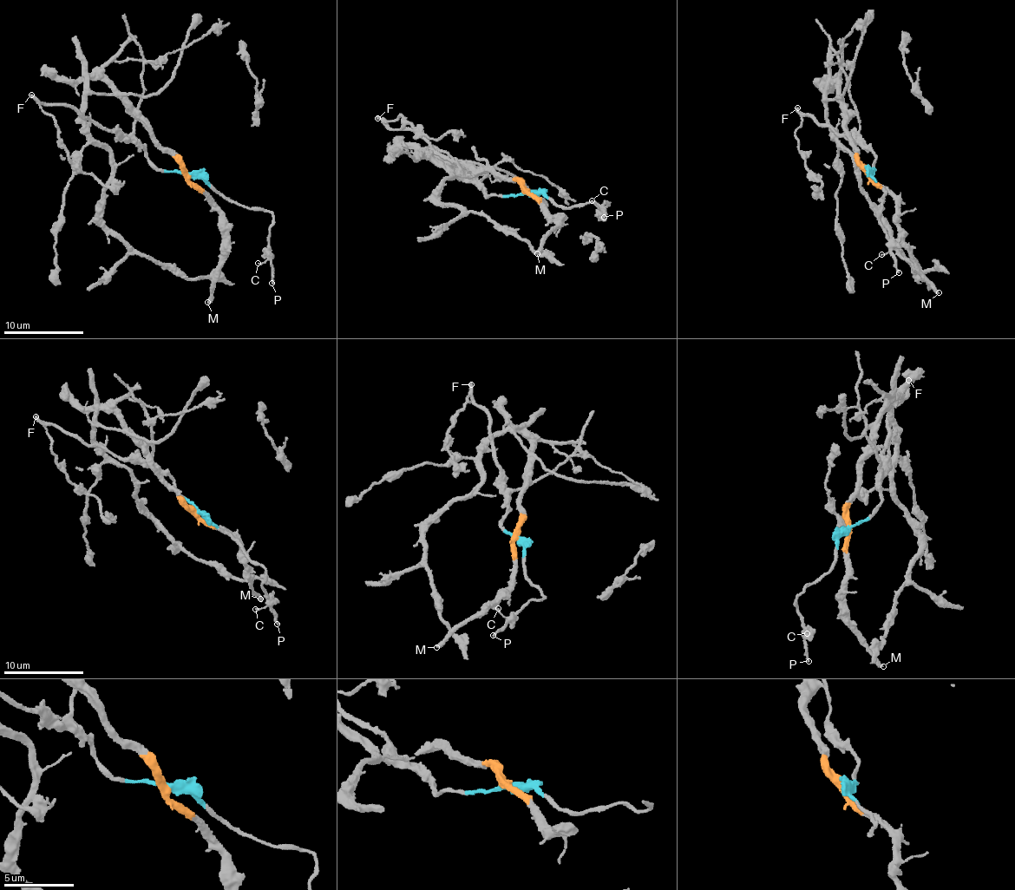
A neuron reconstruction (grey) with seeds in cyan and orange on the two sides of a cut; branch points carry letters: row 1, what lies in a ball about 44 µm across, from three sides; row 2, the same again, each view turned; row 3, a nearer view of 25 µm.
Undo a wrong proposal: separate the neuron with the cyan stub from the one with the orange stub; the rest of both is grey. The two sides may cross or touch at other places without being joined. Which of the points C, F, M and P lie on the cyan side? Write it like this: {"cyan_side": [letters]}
{"cyan_side": ["C", "F", "P"]}

